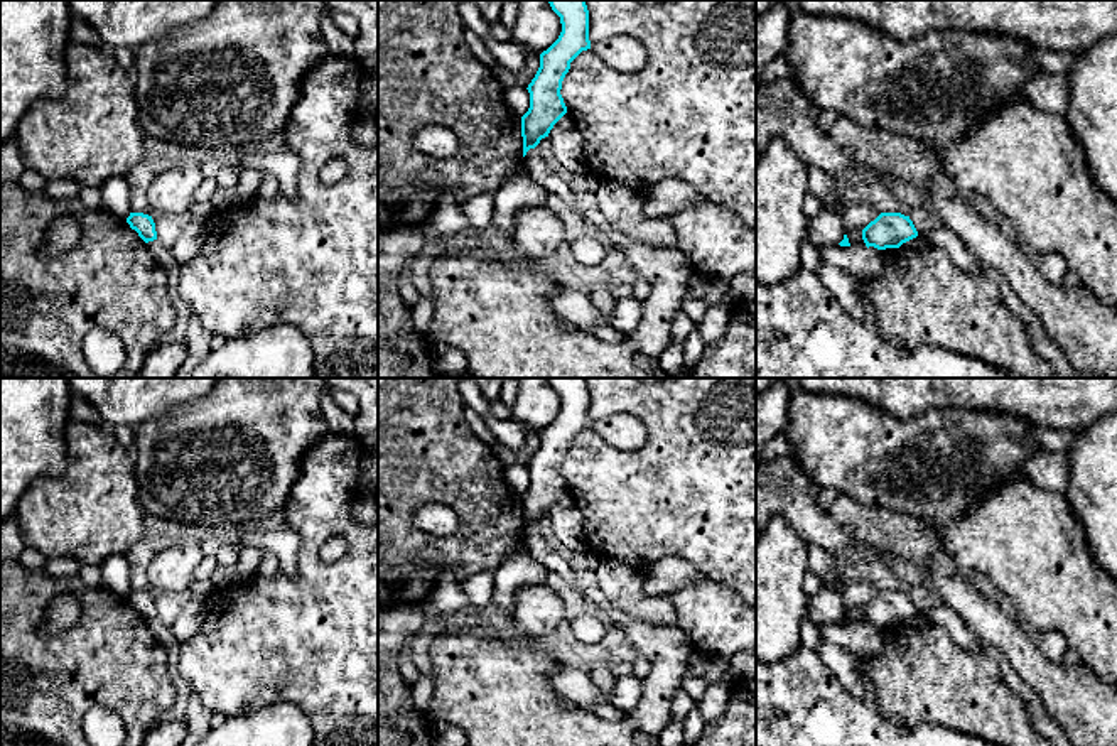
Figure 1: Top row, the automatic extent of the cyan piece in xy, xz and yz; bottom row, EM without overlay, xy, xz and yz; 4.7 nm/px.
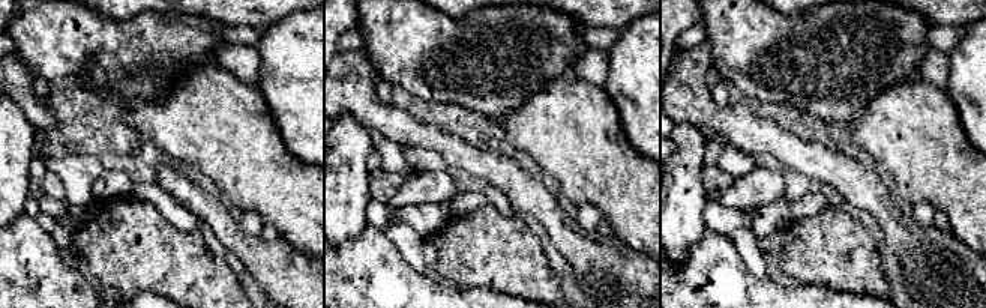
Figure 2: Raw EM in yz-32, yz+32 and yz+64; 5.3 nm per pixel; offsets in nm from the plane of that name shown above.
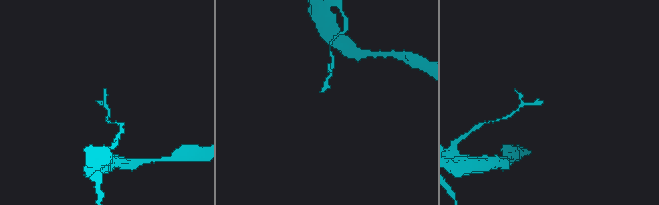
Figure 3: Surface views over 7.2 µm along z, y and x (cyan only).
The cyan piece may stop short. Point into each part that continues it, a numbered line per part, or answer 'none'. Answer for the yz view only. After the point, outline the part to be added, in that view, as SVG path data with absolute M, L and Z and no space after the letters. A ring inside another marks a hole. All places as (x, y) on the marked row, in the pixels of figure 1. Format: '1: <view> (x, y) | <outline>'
none

